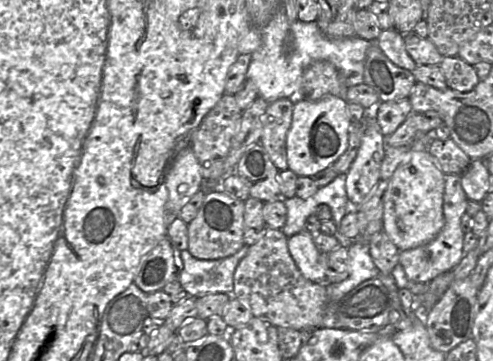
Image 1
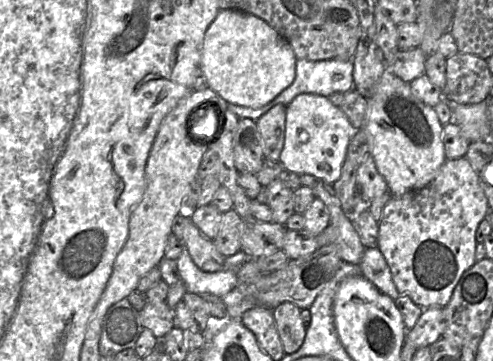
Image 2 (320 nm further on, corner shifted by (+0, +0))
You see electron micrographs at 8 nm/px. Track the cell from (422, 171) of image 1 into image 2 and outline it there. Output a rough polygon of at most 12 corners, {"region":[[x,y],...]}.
{"region":[[385,69],[367,98],[369,153],[392,196],[446,160],[434,107]]}

